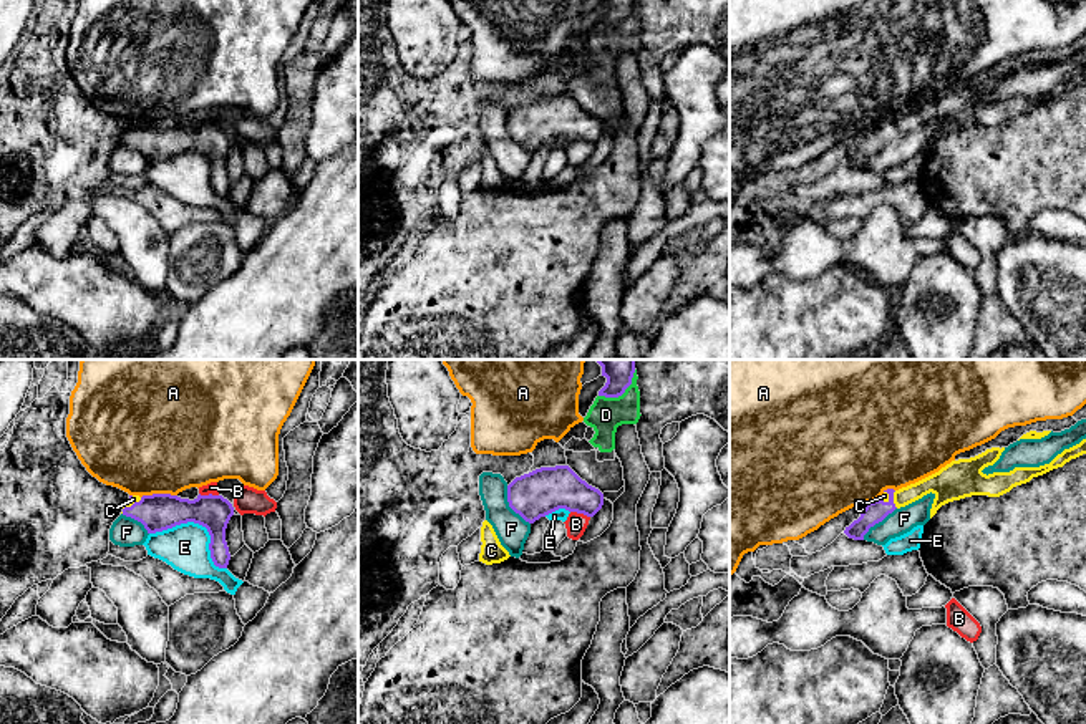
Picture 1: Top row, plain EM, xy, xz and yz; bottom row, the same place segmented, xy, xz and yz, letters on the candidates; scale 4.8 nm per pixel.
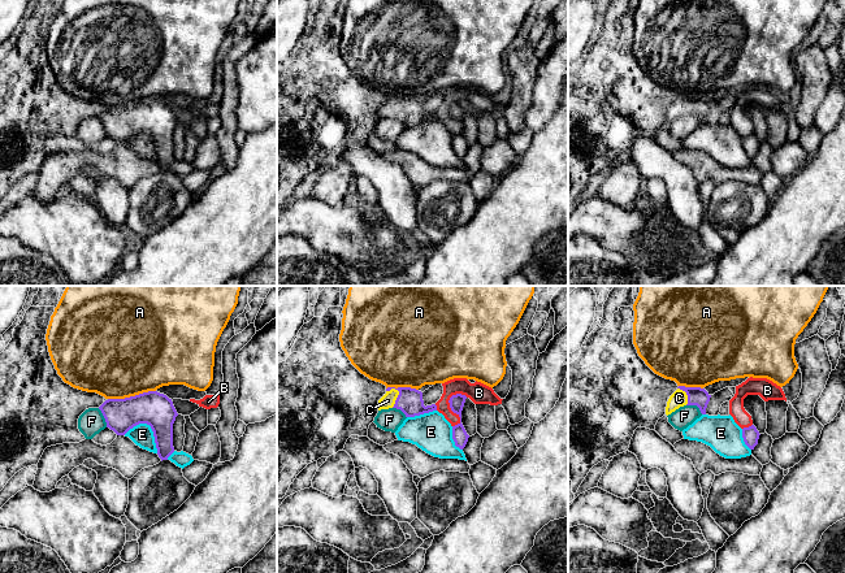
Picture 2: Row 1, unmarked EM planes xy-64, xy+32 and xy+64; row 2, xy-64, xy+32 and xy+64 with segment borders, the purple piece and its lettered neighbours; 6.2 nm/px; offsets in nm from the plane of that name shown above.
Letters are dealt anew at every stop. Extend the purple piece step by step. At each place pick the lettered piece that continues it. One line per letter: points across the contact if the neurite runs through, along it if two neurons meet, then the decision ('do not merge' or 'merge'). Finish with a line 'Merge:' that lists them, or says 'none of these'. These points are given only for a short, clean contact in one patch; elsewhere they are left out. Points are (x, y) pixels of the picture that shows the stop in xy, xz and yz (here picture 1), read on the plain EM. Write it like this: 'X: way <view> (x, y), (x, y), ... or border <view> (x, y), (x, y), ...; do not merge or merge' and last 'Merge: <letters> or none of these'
A: do not merge
B: border xy (199, 121), (218, 125); do not merge
C: way yz (874, 141), (892, 128), (940, 111); merge
D: border xz (635, 0), (630, 14), (620, 24), (599, 25); do not merge
E: do not merge
F: border xz (506, 115), (508, 133), (529, 153); do not merge
Merge: C

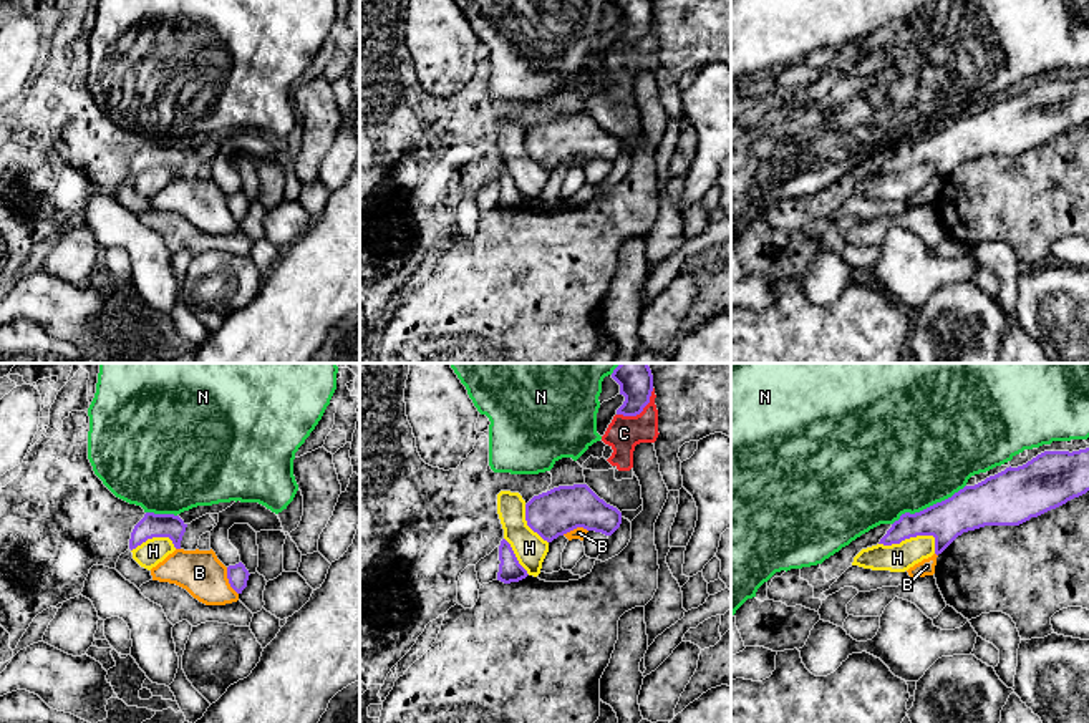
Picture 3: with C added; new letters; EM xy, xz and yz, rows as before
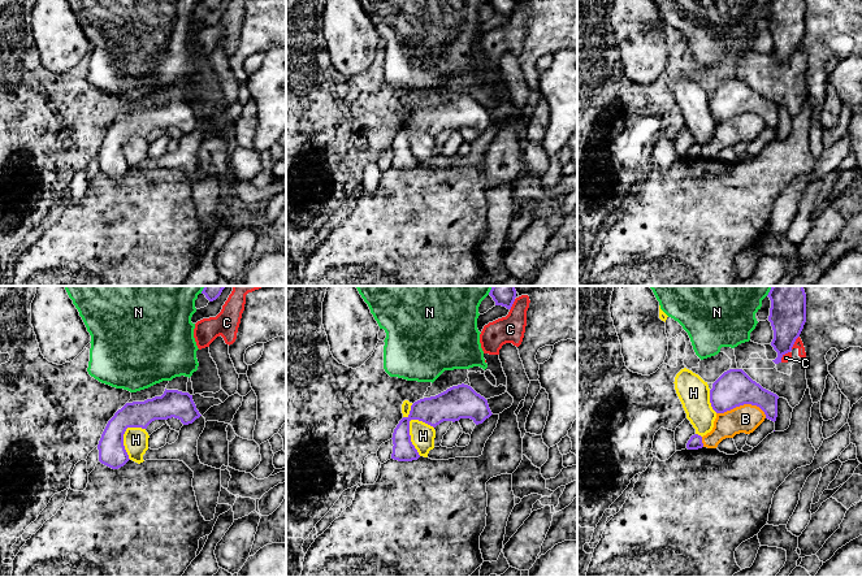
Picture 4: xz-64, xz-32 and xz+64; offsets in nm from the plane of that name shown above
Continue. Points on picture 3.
B: do not merge
C: border xz (653, 17), (648, 32), (638, 42), (617, 43); do not merge
H: do not merge
N: do not merge
Merge: none of these

